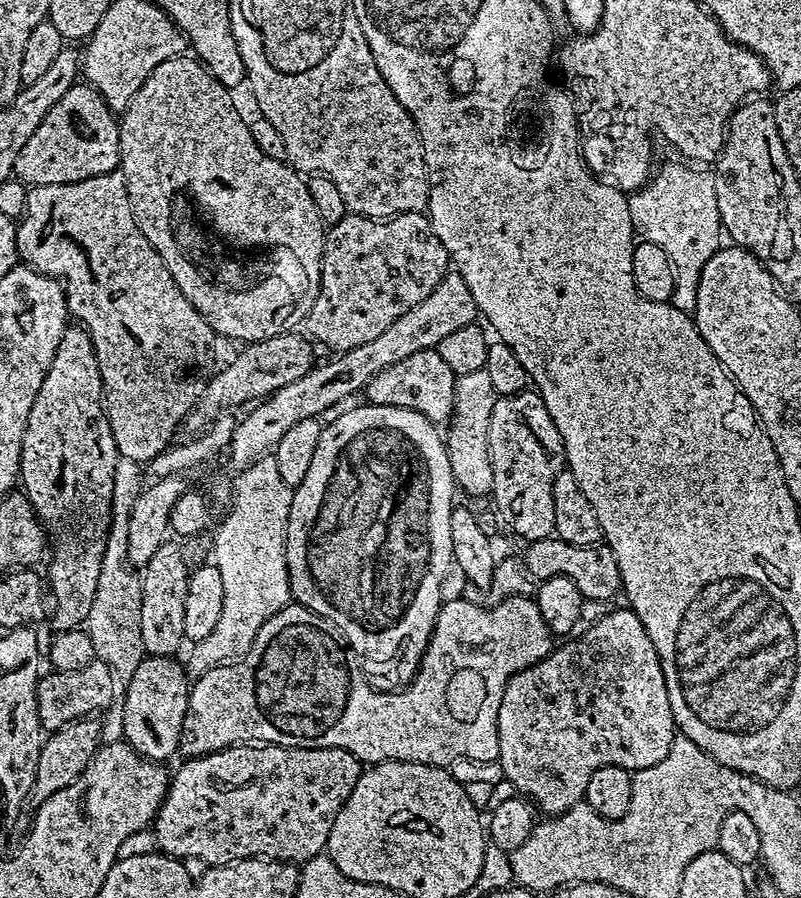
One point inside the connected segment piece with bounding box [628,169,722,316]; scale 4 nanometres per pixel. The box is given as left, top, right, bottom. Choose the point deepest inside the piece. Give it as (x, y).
(679, 216)

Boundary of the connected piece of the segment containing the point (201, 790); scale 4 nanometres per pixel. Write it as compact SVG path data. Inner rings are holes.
M248 742L231 748L223 748L220 752L208 752L205 756L193 756L183 762L185 764L176 773L174 771L171 773L168 781L168 793L165 794L164 801L161 802L160 809L155 814L150 832L156 835L157 845L155 844L155 847L163 855L173 858L189 856L192 860L201 860L204 866L233 864L236 860L255 860L257 858L281 862L303 862L321 855L328 847L334 818L338 818L338 810L342 810L346 798L350 798L350 790L354 790L362 771L361 761L344 748L284 748L281 744L253 746Z

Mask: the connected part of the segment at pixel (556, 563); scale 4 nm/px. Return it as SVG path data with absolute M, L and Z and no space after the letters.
M559 538L534 540L527 545L528 548L522 557L524 571L533 581L550 580L555 576L564 576L574 582L576 588L584 596L585 601L598 602L608 600L621 591L621 574L616 565L613 552L607 545L600 544L595 547L576 547Z

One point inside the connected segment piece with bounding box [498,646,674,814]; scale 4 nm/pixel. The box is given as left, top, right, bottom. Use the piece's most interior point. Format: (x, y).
(548, 763)

